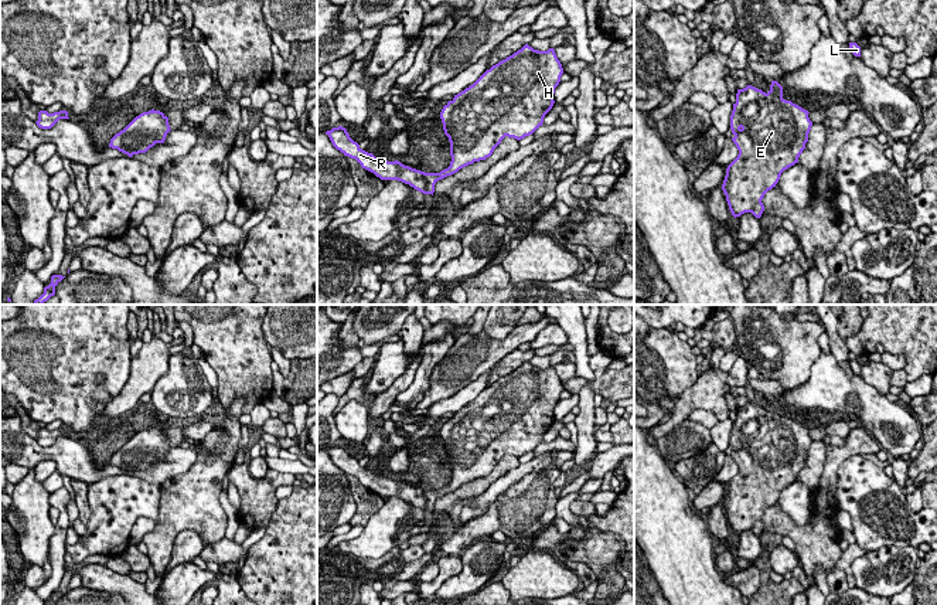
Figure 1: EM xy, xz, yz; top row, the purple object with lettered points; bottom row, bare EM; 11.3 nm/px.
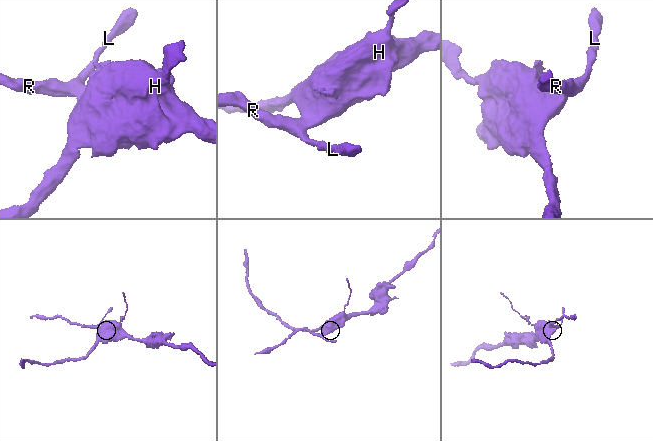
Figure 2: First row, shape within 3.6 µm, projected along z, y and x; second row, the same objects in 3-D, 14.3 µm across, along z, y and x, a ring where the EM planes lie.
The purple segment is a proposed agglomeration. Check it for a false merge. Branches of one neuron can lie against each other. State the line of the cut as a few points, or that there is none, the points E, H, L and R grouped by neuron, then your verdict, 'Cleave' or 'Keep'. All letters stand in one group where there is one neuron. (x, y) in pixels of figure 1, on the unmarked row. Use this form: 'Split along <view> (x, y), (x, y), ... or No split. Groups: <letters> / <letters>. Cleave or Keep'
No split. Groups: E H L R. Keep

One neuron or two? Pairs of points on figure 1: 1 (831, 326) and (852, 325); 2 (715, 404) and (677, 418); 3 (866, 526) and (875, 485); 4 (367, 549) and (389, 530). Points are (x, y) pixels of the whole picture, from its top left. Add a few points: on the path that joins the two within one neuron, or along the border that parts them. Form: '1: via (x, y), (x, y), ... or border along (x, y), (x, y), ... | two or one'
1: border along (838, 319), (838, 335), (842, 340) | two
2: via (705, 403), (691, 403), (685, 408) | one
3: via (872, 516), (872, 495) | one
4: via (372, 543), (384, 532) | one

